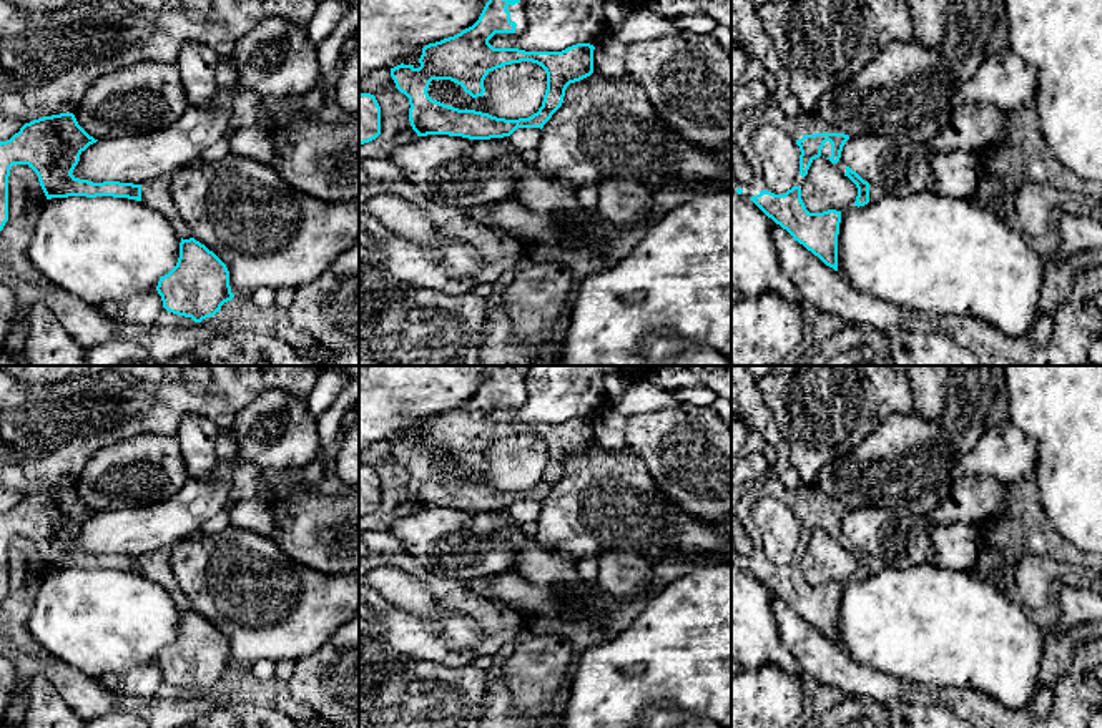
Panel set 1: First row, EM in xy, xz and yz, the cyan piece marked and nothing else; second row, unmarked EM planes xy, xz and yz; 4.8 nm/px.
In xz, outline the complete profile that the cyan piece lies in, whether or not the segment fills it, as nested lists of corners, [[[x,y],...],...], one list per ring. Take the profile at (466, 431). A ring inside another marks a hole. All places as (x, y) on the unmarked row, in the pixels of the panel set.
[[[494,366],[472,399],[454,409],[426,417],[419,430],[419,440],[404,435],[391,440],[396,460],[409,470],[409,494],[417,509],[449,507],[469,512],[490,512],[510,509],[517,500],[544,500],[562,479],[567,459],[593,445],[595,419],[590,416],[577,416],[562,424],[525,424],[519,421],[494,421],[489,416],[495,406],[522,406],[527,396],[525,374],[517,372],[512,366]],[[520,434],[537,435],[547,445],[547,462],[542,479],[529,490],[505,492],[475,482],[459,482],[432,472],[427,465],[432,452],[450,452],[460,457],[472,470],[484,469],[484,452],[490,444]]]

